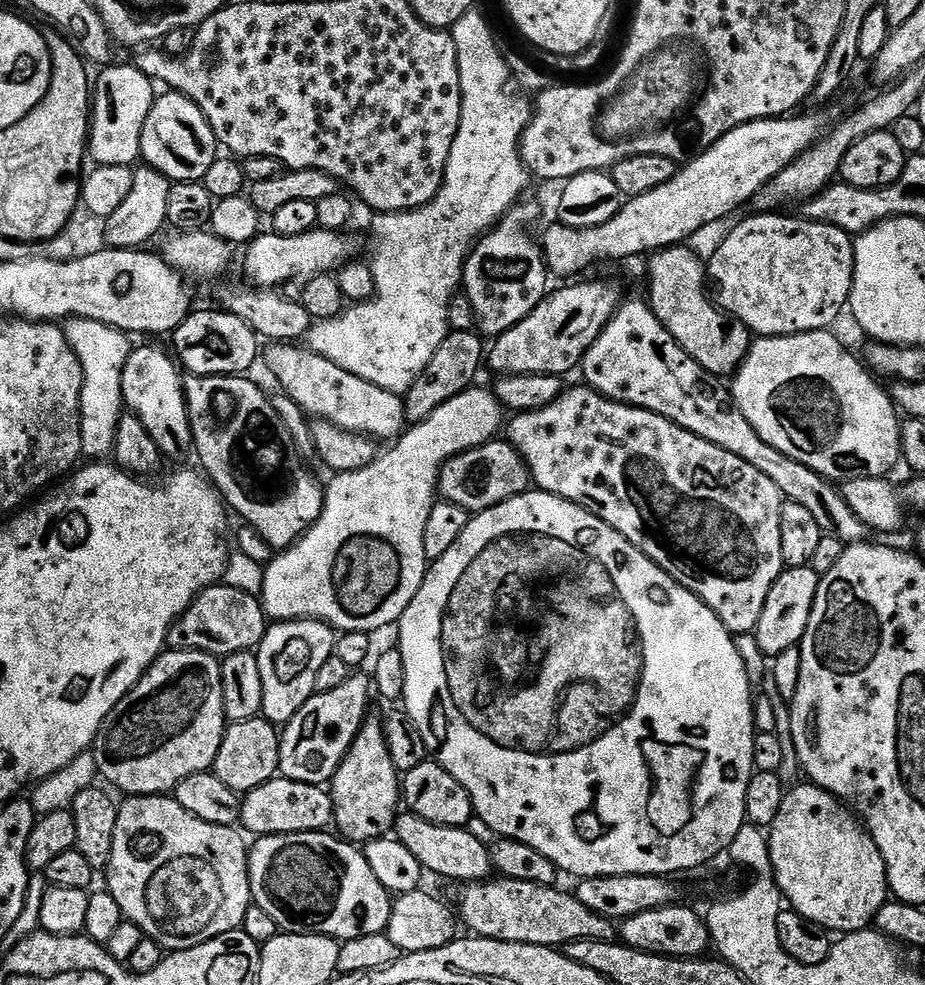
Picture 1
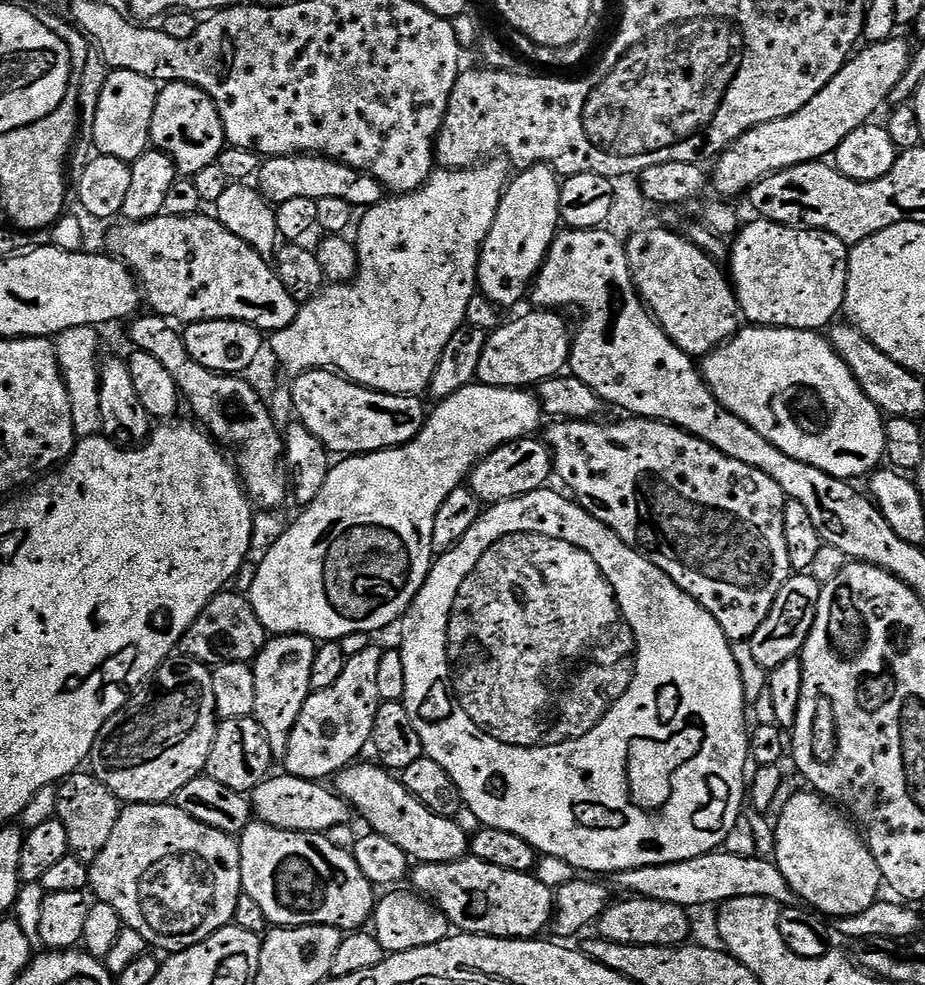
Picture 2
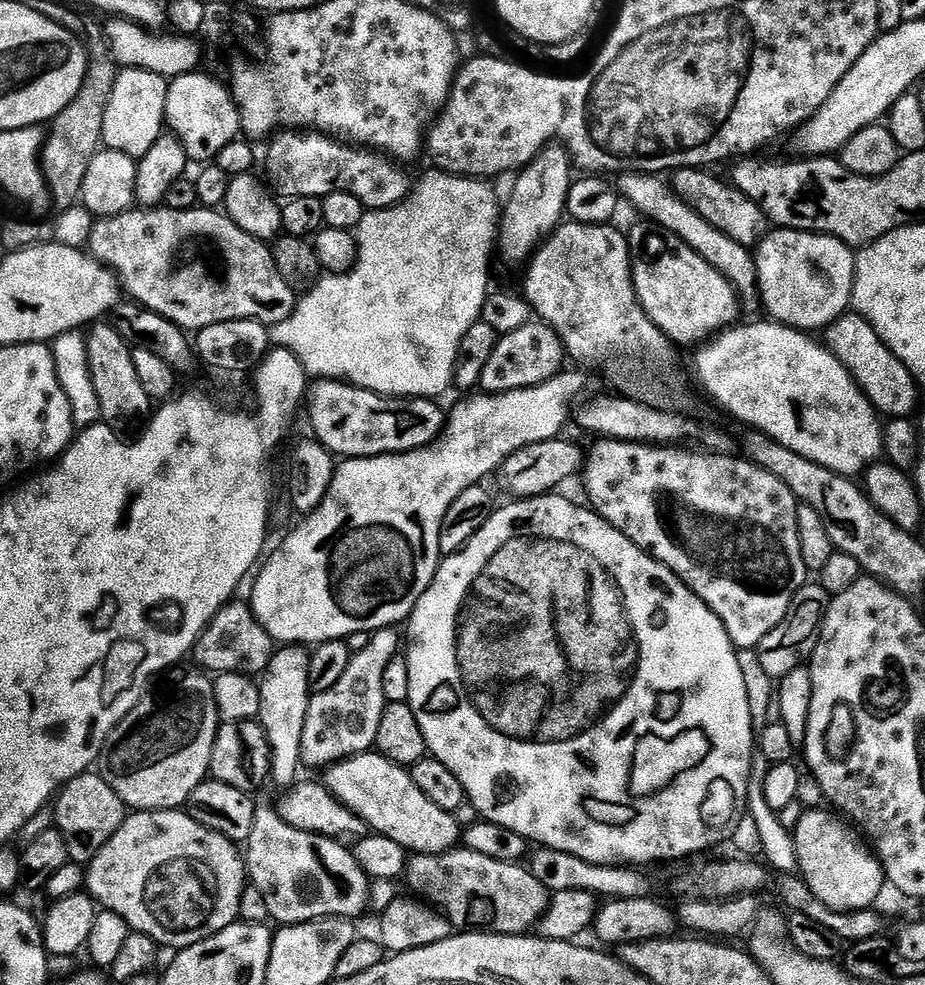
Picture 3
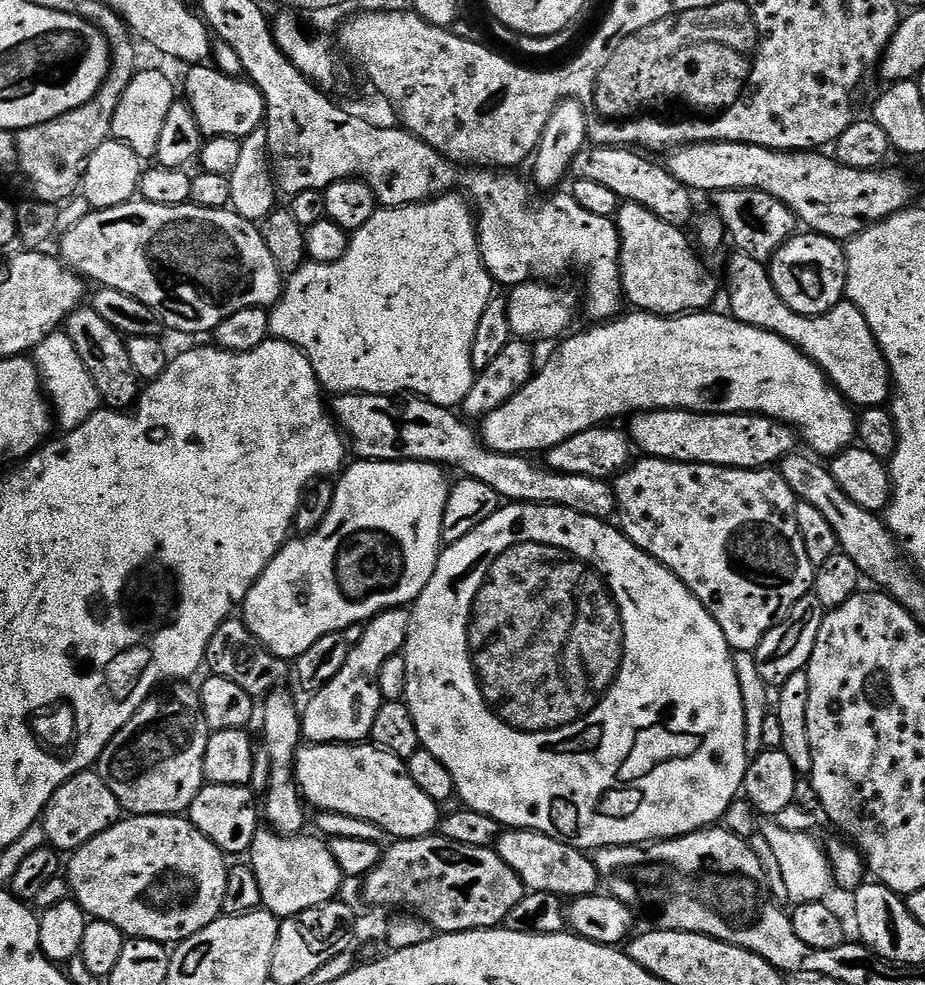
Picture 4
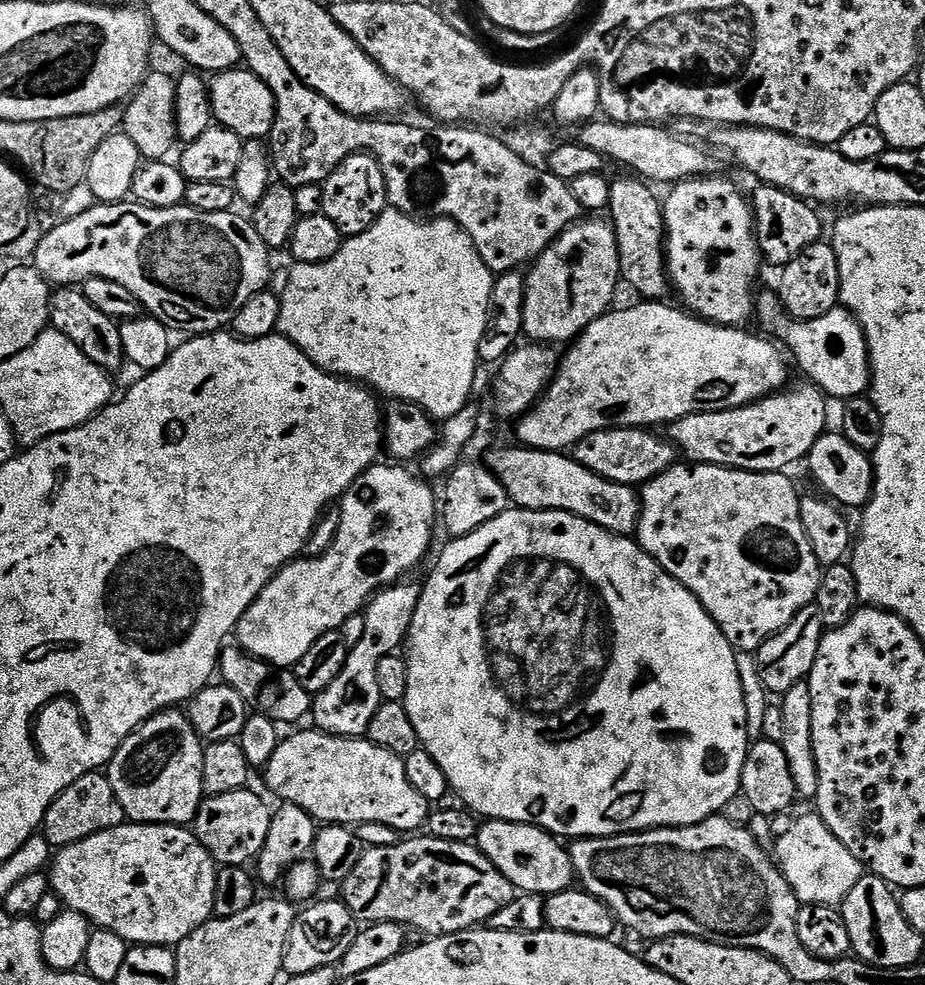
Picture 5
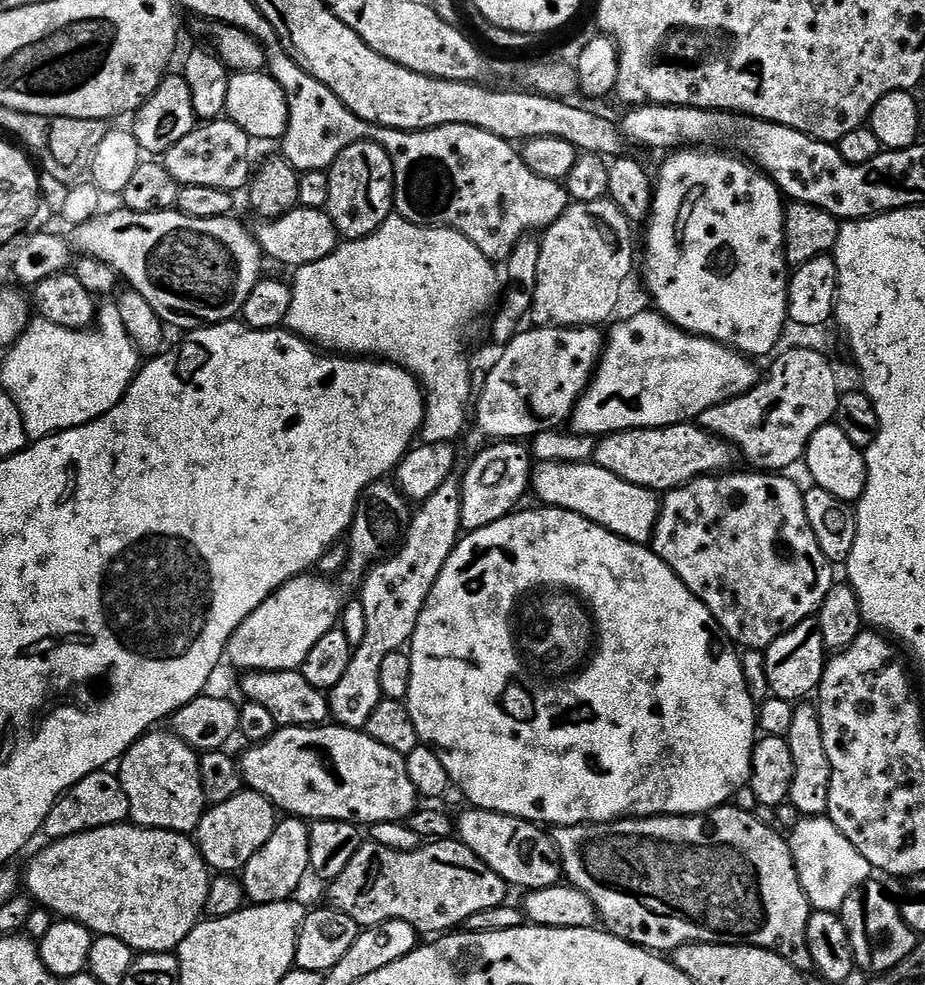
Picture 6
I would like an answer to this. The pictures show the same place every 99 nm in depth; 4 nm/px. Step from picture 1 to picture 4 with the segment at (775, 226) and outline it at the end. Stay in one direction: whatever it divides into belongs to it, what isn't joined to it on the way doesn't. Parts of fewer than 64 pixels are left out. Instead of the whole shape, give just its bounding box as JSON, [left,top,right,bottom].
[770,234,848,316]

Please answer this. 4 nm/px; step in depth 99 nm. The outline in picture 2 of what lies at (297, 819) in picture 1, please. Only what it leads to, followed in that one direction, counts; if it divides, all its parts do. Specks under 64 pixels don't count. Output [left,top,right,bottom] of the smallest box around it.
[250,774,350,833]

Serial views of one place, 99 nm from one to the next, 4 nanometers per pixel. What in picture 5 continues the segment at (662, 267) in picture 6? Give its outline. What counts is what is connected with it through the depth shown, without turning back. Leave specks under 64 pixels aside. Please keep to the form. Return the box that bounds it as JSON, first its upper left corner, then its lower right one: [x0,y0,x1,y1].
[663,174,762,328]

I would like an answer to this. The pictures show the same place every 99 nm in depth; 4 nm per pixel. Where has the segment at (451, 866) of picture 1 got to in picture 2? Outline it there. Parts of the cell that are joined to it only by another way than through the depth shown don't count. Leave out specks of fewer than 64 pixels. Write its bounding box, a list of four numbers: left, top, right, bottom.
[334,763,470,864]

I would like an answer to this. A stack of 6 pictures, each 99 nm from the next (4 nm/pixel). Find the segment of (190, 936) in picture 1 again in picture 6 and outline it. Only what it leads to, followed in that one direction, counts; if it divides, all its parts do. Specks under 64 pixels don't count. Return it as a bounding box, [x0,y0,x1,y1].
[23,822,210,954]

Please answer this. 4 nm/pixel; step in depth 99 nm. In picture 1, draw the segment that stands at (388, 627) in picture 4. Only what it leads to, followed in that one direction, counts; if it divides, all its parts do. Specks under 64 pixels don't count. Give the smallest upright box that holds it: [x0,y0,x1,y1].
[278,674,370,786]

